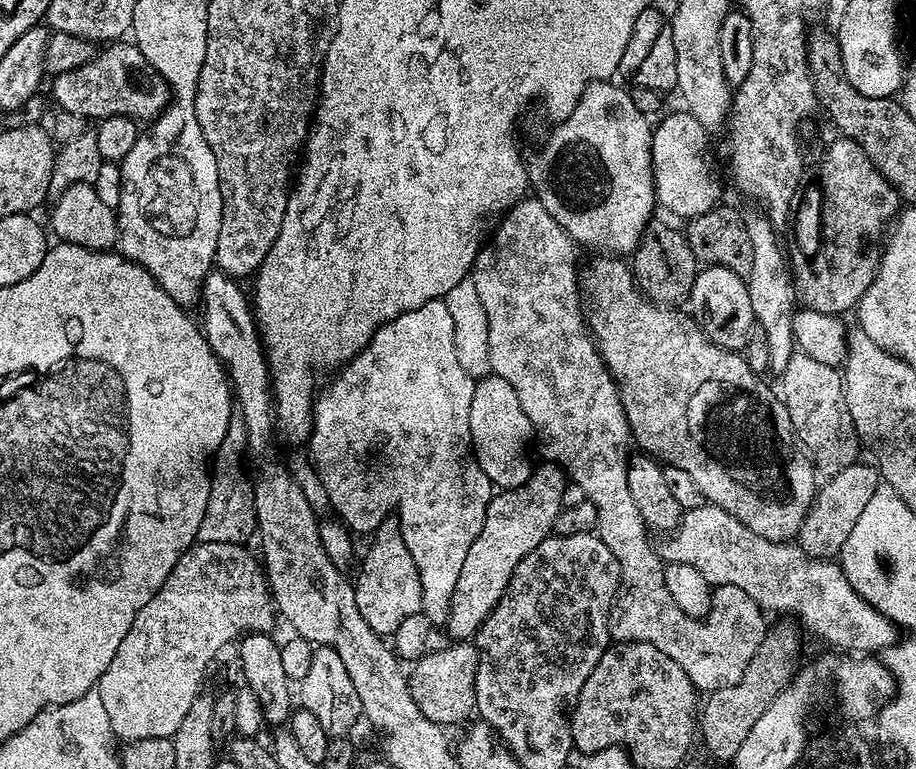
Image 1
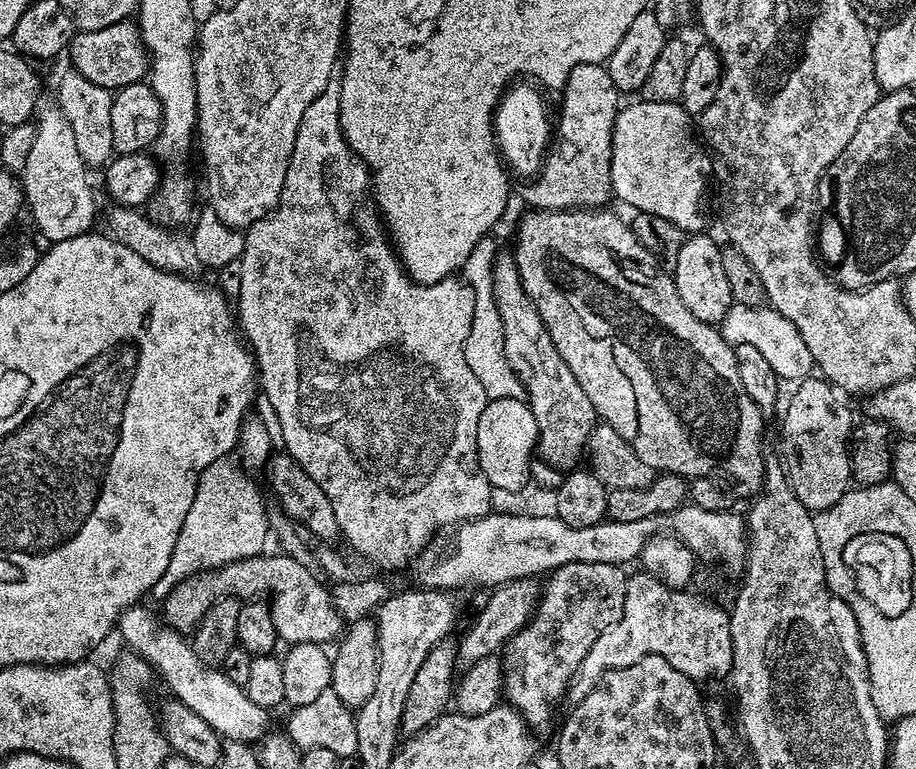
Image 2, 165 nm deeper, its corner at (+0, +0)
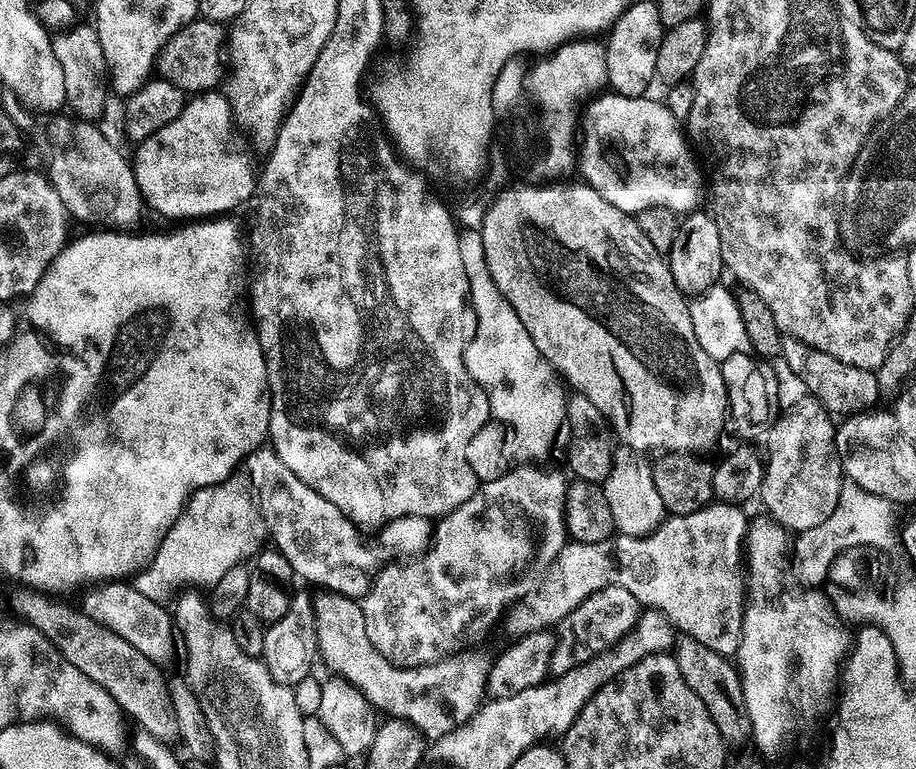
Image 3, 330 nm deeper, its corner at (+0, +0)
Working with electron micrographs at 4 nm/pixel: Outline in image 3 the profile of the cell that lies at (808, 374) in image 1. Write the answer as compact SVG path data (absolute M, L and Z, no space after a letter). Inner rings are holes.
M821 406L814 408L796 408L793 412L785 411L766 437L766 470L765 483L762 489L762 501L769 508L771 519L781 528L792 534L805 532L808 528L822 526L834 514L838 506L838 494L844 481L844 467L840 465L840 456L836 452L837 425L827 409Z

